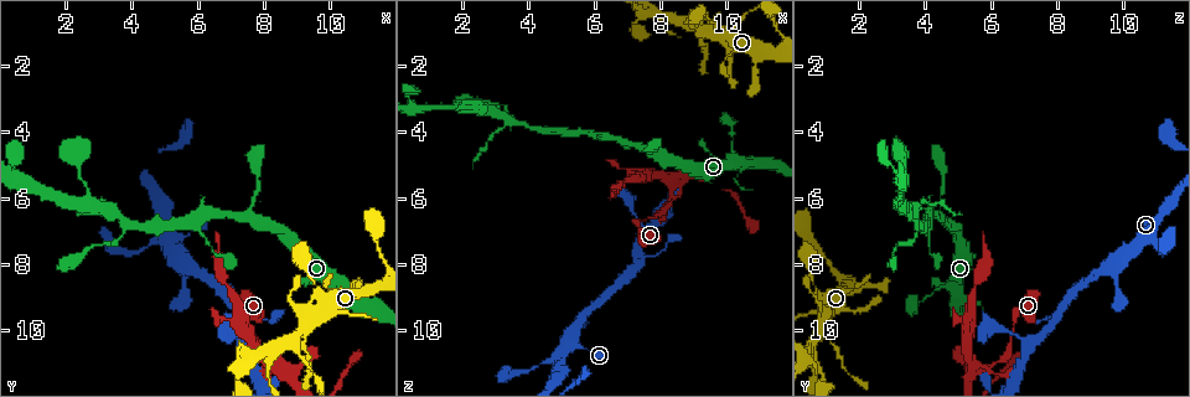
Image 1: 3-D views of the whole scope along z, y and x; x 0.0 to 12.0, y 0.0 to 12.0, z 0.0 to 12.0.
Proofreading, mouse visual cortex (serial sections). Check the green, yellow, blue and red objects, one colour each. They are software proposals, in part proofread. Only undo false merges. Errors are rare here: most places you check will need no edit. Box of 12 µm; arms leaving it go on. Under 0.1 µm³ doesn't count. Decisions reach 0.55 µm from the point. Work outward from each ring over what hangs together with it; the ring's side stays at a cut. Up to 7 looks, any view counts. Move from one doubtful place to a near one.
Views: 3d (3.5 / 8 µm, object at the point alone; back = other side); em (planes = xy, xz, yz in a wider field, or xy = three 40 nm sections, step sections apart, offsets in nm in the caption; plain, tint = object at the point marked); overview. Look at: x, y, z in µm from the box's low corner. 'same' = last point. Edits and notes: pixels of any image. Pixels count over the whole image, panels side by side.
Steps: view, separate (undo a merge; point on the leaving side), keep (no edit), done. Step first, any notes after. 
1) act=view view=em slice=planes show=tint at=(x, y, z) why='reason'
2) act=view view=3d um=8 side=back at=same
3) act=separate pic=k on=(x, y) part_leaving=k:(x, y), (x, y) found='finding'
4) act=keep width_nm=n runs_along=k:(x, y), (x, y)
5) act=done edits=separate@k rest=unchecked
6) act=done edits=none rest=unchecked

act=view view=3d um=3.5 at=(7.6, 6.6, 4.6) why='abrupt turn'

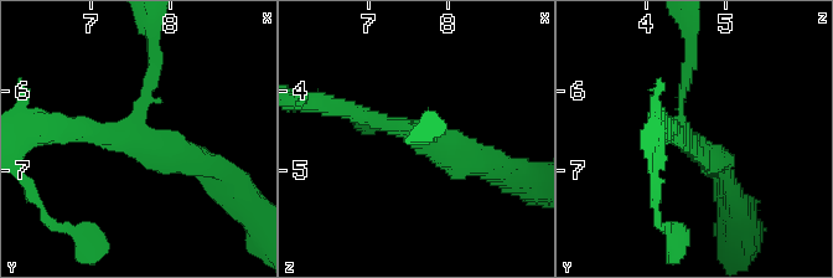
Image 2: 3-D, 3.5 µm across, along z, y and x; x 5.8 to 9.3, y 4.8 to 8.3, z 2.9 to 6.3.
act=view view=em slice=xy step=1 show=tint at=(7.50, 6.60, 4.45)

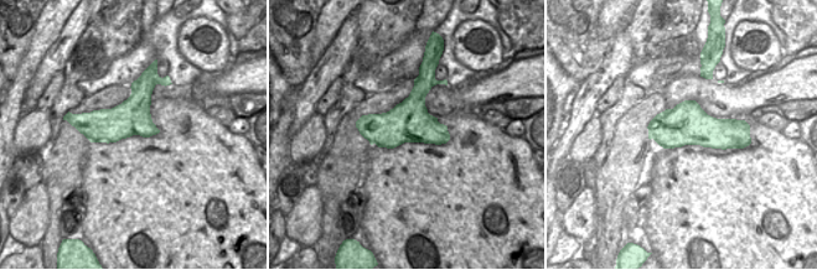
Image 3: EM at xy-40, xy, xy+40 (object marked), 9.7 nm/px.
act=keep arm_widths_nm=150,250,400 found='one cell here'

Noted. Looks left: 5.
act=view view=3d um=3.5 at=(2.4, 5.1, 3.4) why='sudden change in width'

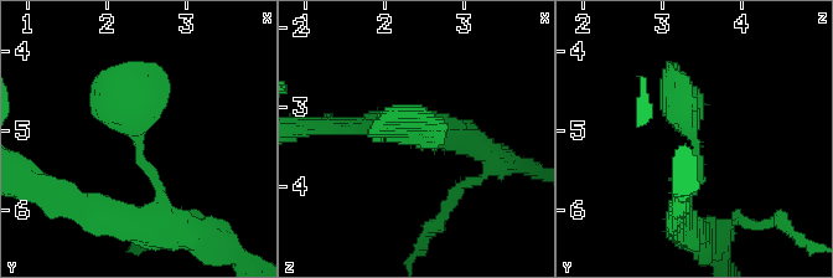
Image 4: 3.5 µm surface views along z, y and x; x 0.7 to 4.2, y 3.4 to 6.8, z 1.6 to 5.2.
act=view view=em slice=xy step=3 show=tint at=(2.40, 5.00, 3.35)

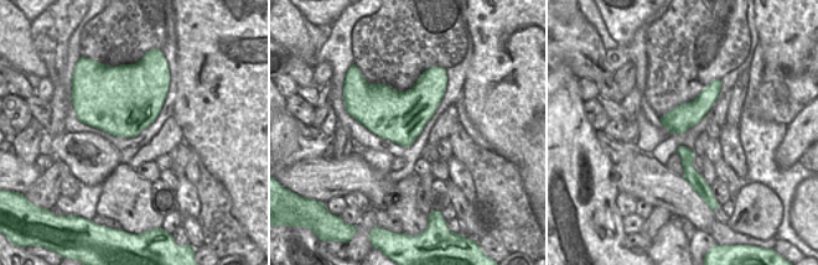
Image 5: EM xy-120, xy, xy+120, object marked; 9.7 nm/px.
act=keep runs_along=4:(159, 204), (118, 67) found='continuous, no second cell'

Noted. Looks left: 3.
act=view view=3d um=3.5 at=(5.2, 7.3, 10.4) why='side arm on a straight run'

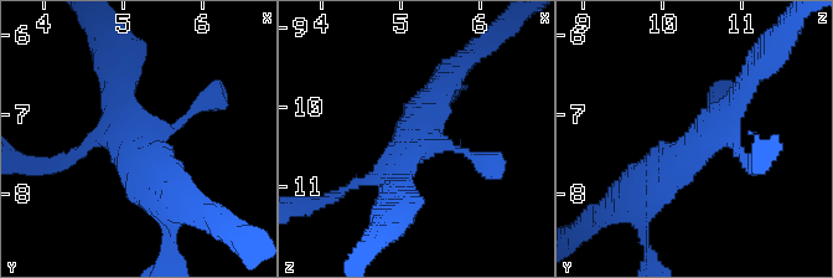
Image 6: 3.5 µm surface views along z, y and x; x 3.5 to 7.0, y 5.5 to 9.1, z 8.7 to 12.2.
act=view view=em slice=xy step=5 show=tint at=(5.30, 7.35, 10.35)

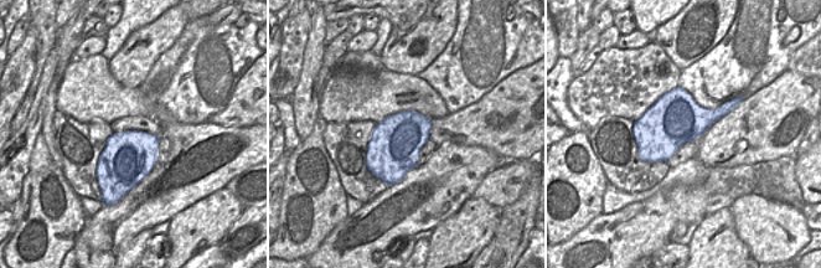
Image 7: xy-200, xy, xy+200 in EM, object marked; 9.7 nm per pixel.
act=keep runs_along=6:(718, 102), (683, 155), (635, 194) found='one cell here'

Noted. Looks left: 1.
act=done edits=none rest=unchecked

